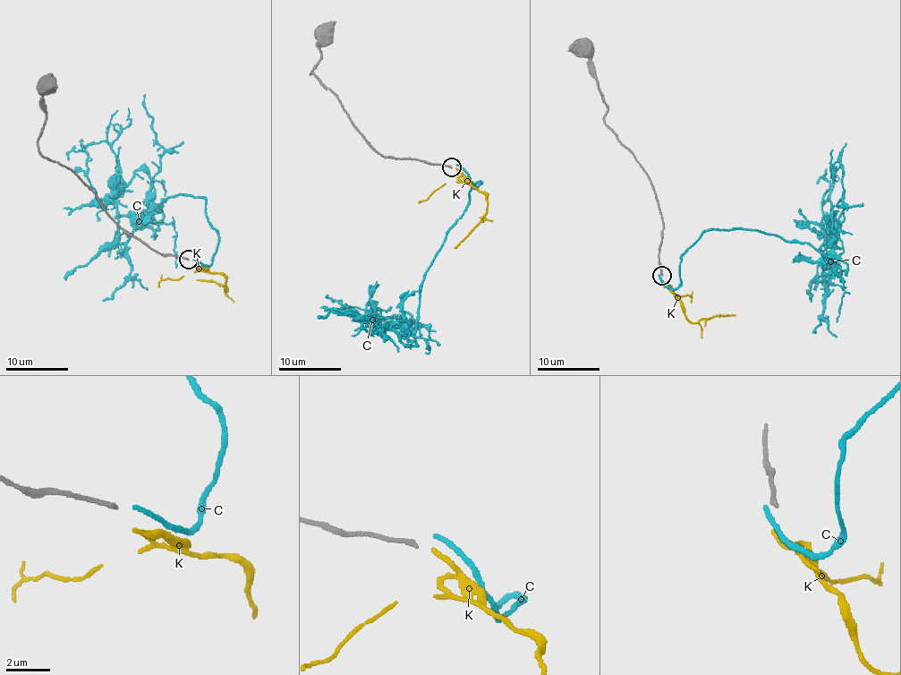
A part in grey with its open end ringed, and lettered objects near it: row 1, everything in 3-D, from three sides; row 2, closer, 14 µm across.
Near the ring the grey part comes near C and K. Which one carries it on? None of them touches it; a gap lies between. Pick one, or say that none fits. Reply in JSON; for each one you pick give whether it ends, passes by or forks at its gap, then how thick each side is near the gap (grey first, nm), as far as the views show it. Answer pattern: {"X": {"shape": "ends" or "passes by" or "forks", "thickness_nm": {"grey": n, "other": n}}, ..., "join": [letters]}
{"join": []}

